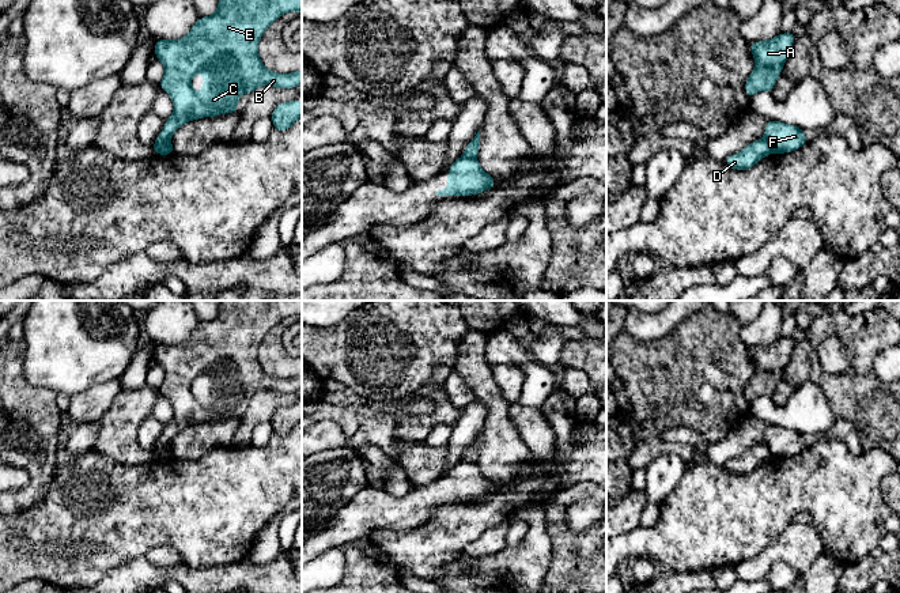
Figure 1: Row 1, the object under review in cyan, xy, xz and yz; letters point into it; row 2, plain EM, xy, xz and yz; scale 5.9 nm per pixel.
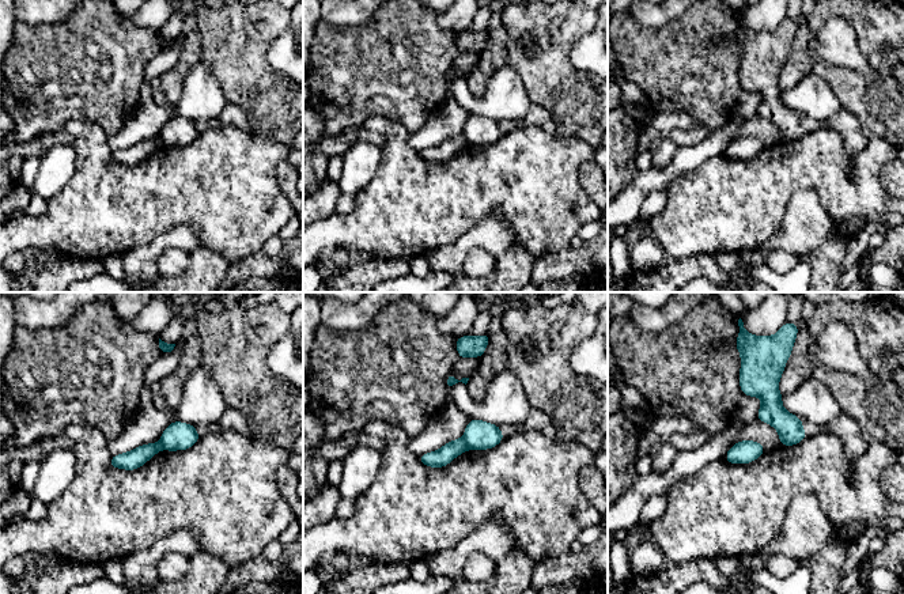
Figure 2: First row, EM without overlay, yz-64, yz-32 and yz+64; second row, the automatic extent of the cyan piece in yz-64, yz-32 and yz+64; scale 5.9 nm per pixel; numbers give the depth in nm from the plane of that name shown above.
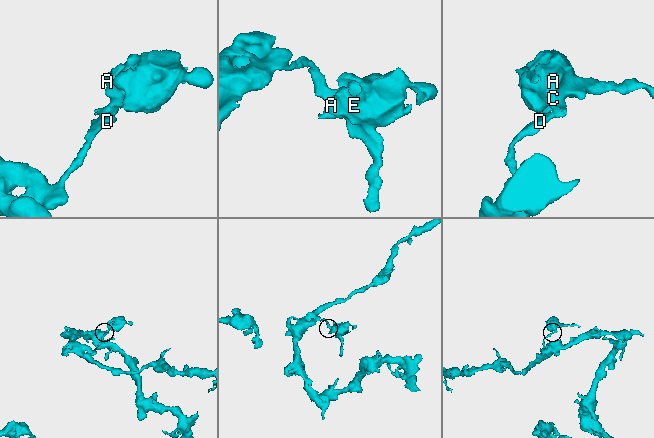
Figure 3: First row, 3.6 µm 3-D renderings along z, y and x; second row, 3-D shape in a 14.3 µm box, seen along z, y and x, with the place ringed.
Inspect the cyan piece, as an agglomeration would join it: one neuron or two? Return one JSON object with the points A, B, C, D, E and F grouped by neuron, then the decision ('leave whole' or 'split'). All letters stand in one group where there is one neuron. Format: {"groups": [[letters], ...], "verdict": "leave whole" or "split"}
{"groups": [["A", "B", "C", "E", "F"], ["D"]], "verdict": "split"}

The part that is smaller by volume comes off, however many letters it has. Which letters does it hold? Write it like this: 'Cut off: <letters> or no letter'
Cut off: A, B, C, E, F

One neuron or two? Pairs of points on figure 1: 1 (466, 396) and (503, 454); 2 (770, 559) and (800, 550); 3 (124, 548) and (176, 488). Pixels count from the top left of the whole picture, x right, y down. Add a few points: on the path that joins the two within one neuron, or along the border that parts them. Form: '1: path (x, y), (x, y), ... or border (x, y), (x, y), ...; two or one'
1: border (456, 370), (476, 396); two
2: path (776, 552), (779, 550), (793, 550); one
3: path (131, 533), (161, 503); one

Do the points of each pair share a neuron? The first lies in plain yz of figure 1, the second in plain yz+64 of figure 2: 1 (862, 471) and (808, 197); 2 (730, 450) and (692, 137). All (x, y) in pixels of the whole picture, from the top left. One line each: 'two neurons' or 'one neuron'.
1: two neurons
2: two neurons

